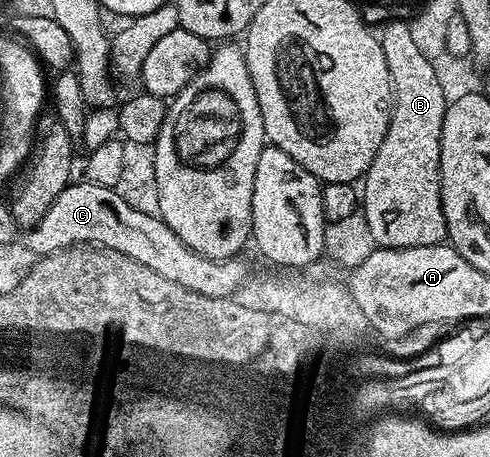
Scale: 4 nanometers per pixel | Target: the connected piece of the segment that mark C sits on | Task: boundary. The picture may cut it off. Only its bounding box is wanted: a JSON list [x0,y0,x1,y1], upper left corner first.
[23,182,249,298]

